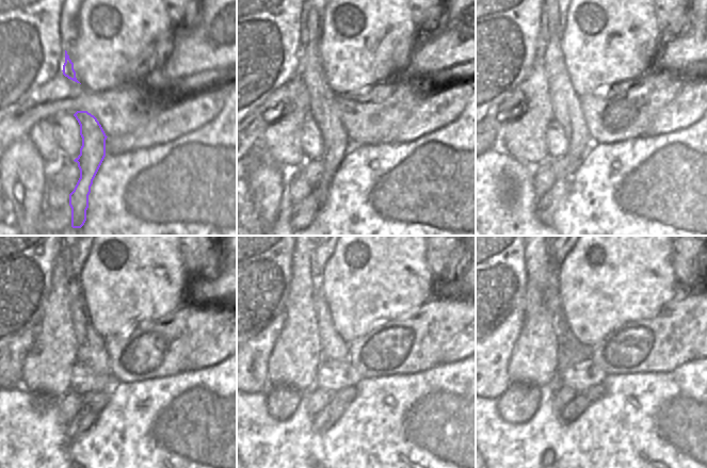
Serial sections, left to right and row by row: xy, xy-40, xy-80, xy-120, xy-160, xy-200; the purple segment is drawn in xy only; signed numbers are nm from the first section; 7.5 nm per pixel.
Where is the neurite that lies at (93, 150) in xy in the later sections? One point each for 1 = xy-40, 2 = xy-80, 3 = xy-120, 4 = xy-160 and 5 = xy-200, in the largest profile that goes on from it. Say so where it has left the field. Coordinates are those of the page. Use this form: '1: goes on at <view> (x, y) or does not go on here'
1: goes on at xy-40 (323, 108)
2: goes on at xy-80 (567, 111)
3: goes on at xy-120 (92, 351)
4: goes on at xy-160 (333, 348)
5: goes on at xy-200 (577, 352)

